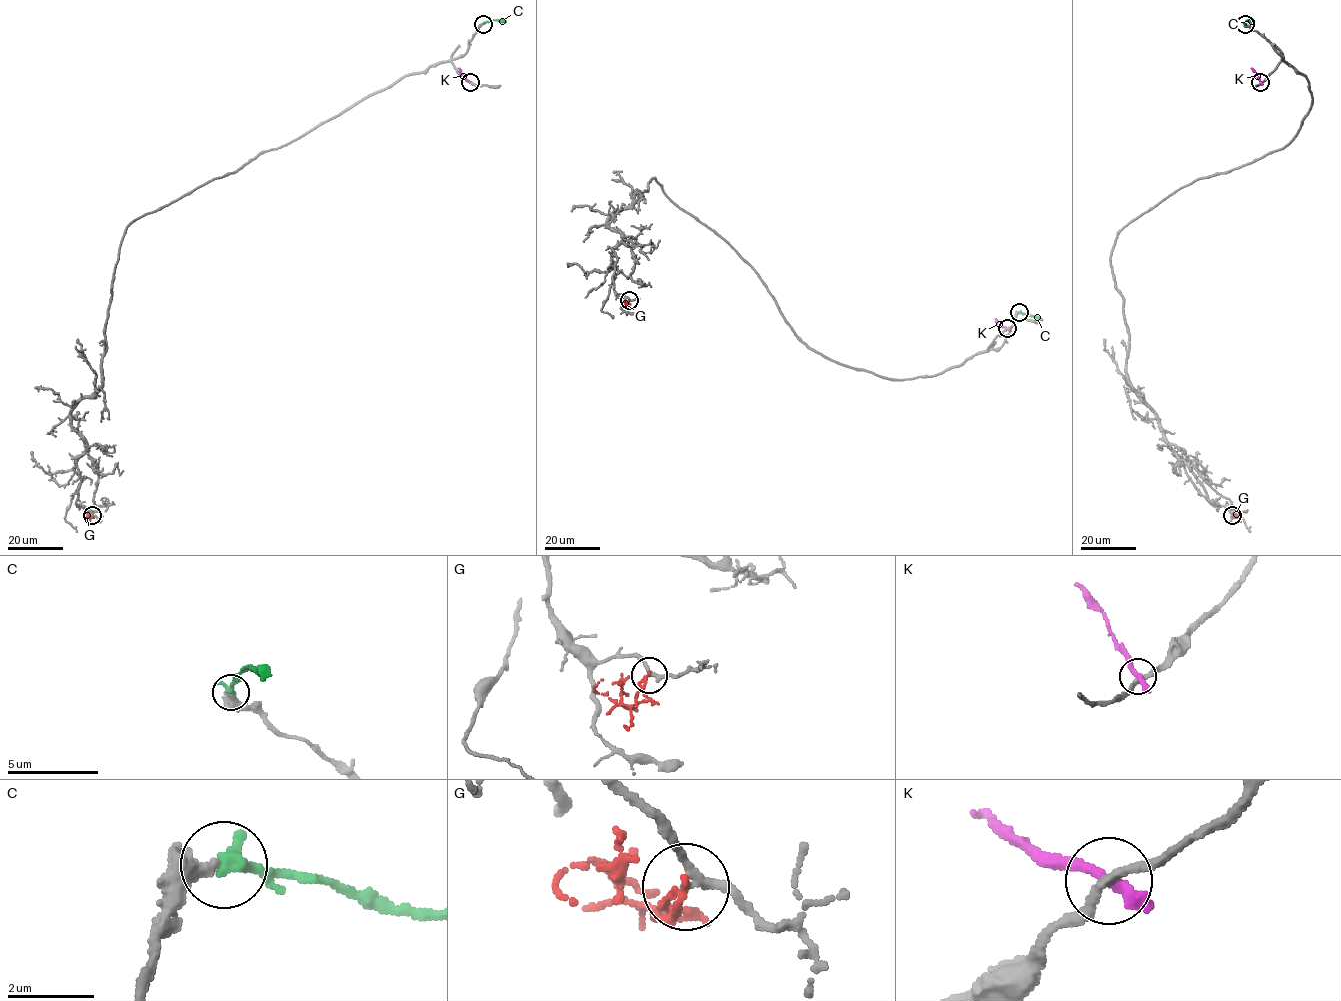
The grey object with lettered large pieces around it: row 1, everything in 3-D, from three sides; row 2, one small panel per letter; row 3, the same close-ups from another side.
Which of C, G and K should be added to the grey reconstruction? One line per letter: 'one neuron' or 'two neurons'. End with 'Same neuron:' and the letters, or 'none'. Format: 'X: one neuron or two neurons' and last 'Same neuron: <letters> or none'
C: one neuron
G: two neurons
K: two neurons
Same neuron: C

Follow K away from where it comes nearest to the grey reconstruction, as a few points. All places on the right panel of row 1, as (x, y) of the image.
K: (1261, 82), (1251, 68)

